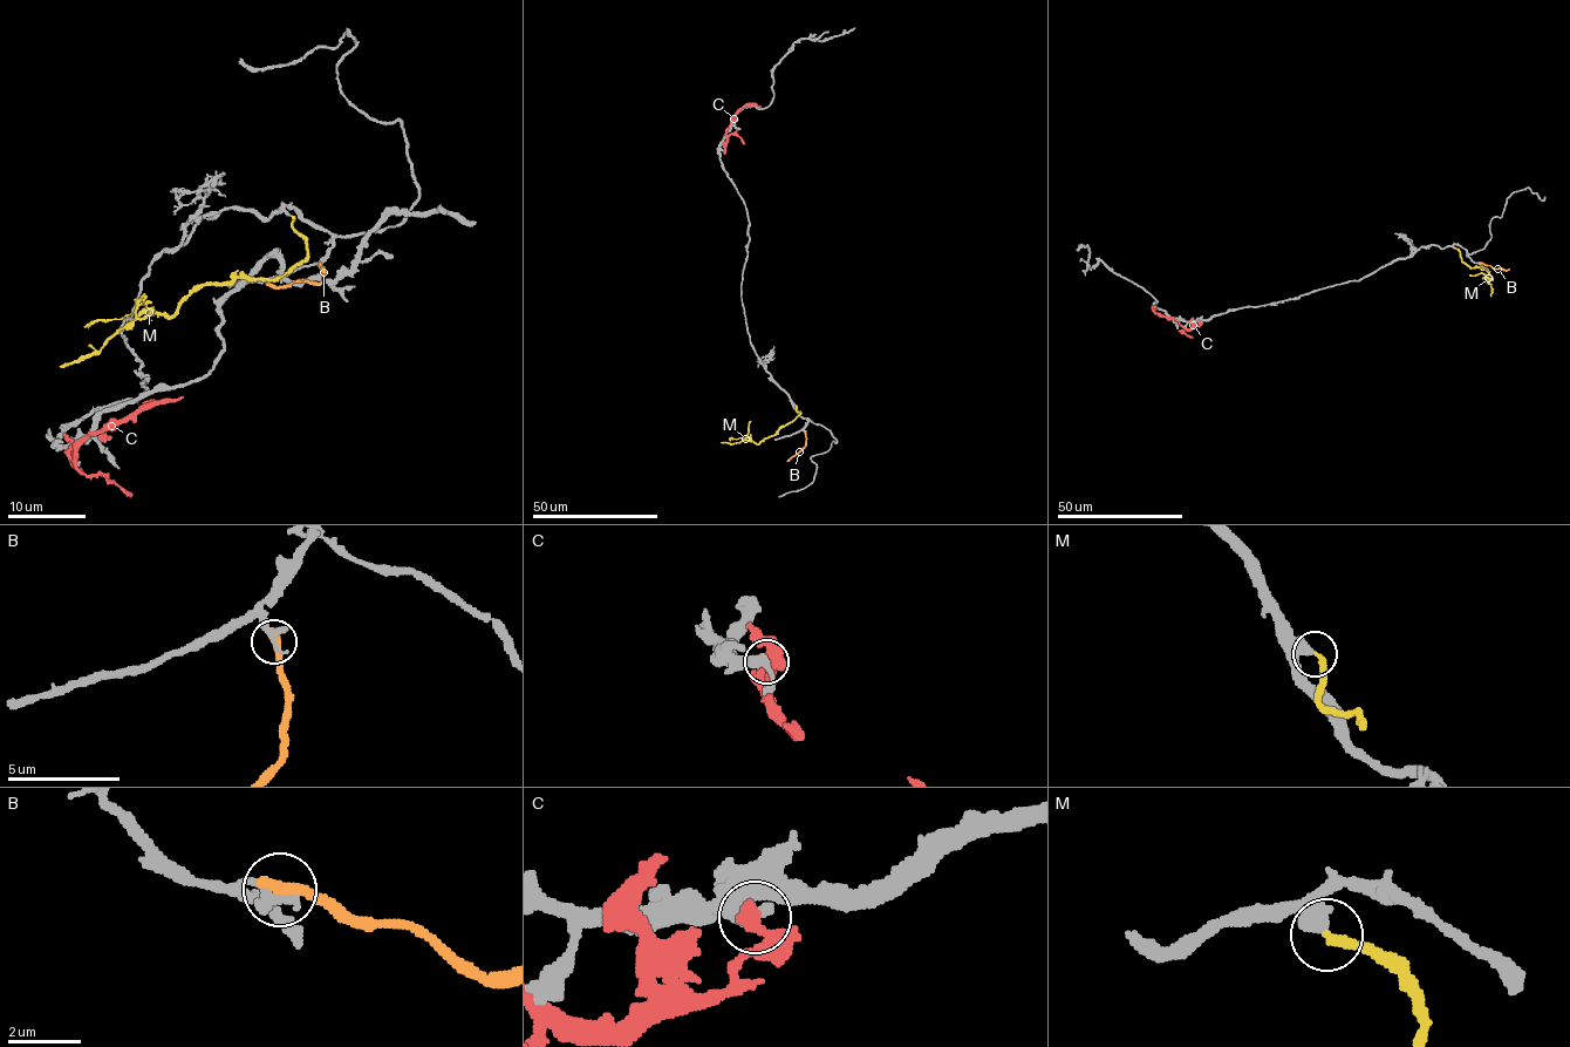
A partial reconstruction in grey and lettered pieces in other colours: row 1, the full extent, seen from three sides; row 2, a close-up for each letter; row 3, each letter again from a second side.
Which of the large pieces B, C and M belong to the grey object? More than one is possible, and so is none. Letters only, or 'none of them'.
none of them

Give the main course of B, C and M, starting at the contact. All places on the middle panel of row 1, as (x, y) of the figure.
B: (805, 432), (804, 447), (787, 461)
C: (724, 150), (727, 129), (732, 117), (746, 104), (760, 107)
M: (796, 405), (799, 414), (758, 444), (748, 440), (721, 442)

